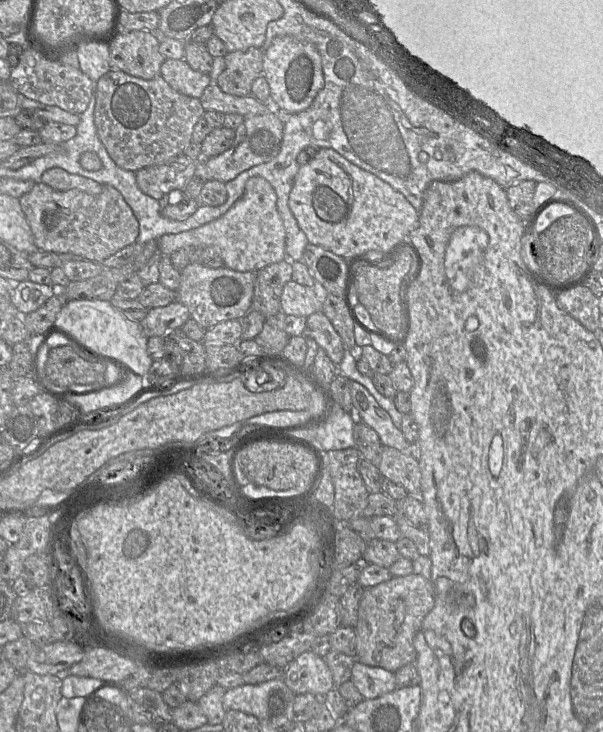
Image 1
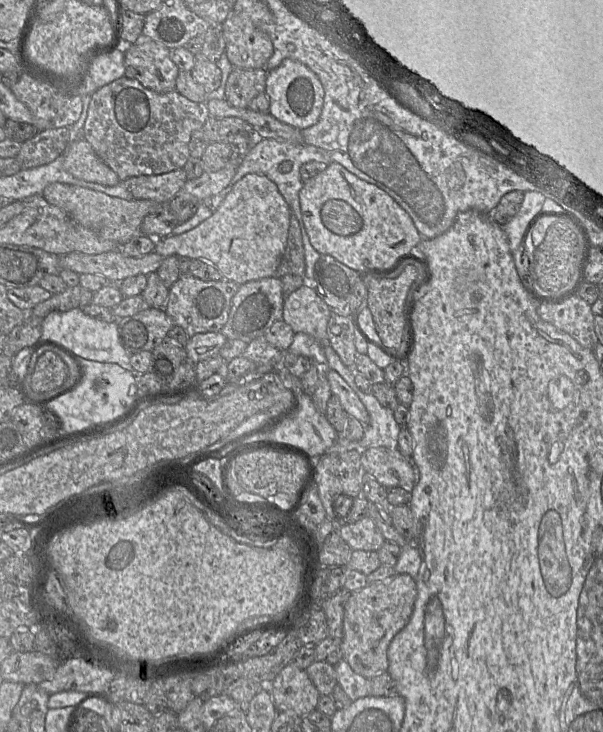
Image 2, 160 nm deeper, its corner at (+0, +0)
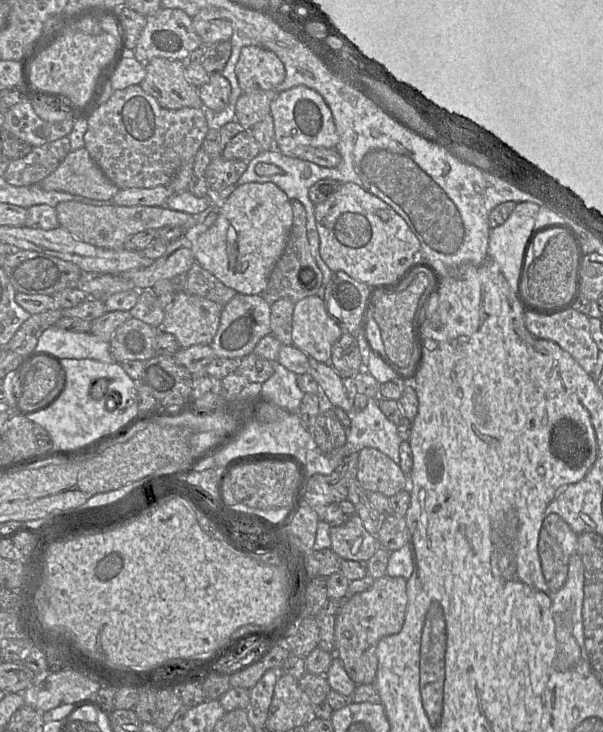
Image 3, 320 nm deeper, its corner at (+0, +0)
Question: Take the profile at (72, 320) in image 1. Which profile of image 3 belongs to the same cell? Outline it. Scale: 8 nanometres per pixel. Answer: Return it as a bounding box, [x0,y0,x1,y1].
[35,326,114,363]

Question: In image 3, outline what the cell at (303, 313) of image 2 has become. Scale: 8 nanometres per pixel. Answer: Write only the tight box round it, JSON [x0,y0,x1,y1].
[292,295,342,364]

